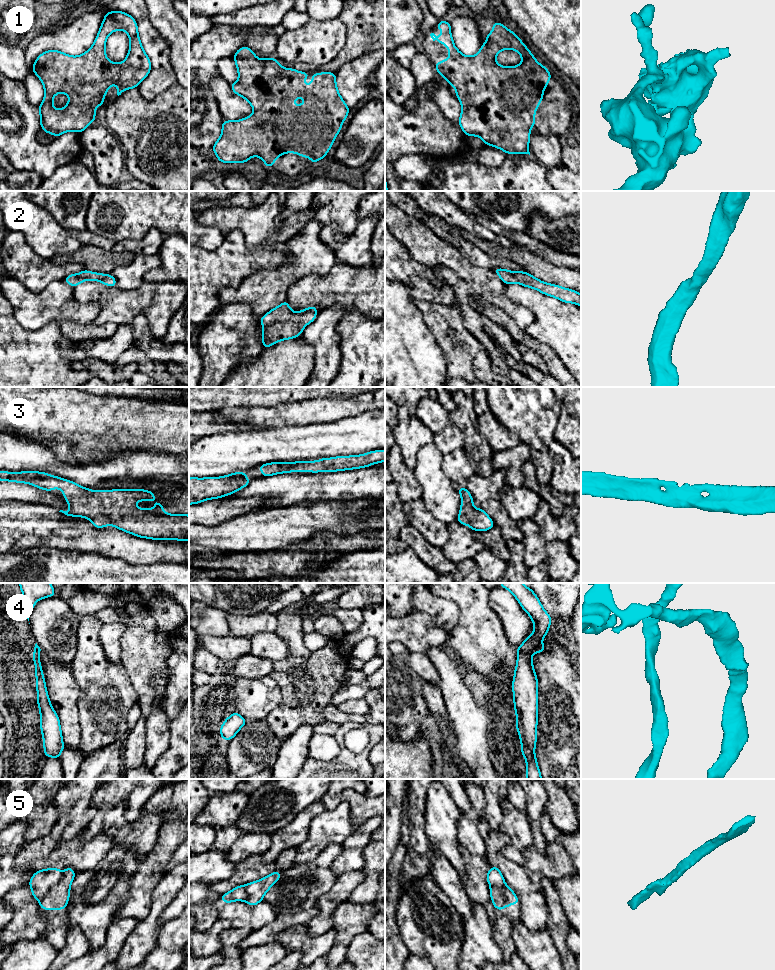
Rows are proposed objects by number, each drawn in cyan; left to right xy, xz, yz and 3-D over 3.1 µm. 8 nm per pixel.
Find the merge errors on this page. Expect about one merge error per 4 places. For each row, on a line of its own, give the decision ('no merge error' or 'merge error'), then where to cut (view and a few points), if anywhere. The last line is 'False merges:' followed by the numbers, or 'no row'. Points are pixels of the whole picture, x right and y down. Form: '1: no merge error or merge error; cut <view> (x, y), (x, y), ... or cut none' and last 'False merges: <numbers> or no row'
1: no merge error; cut none
2: no merge error; cut none
3: no merge error; cut none
4: no merge error; cut none
5: merge error; cut xy (63, 872), (62, 876), (40, 902)
False merges: 5

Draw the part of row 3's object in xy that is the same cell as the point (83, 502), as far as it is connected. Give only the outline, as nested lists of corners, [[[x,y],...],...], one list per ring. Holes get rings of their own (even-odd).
[[[0,471],[1,481],[27,483],[37,488],[50,491],[59,488],[64,493],[65,501],[70,505],[69,511],[60,510],[67,516],[84,517],[93,523],[95,528],[104,528],[112,525],[119,530],[133,534],[140,538],[154,540],[189,540],[189,515],[167,514],[163,510],[163,505],[155,499],[155,493],[143,489],[112,489],[110,491],[92,491],[89,488],[45,472],[22,471],[10,473]],[[135,501],[155,501],[156,506],[152,509],[140,509],[134,506]]]

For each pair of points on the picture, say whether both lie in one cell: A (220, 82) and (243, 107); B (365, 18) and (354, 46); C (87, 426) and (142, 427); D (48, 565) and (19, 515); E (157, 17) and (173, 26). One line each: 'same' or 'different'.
A: same
B: same
C: same
D: different
E: same

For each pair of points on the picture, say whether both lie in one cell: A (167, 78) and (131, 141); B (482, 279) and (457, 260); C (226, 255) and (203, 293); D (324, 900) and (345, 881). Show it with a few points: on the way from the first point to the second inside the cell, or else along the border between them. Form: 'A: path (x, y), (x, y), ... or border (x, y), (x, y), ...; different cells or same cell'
A: border (176, 81), (151, 100), (147, 100), (137, 88); different cells
B: path (476, 277), (463, 266); same cell
C: path (220, 264), (203, 281), (203, 284); same cell
D: path (329, 898), (341, 886); same cell

